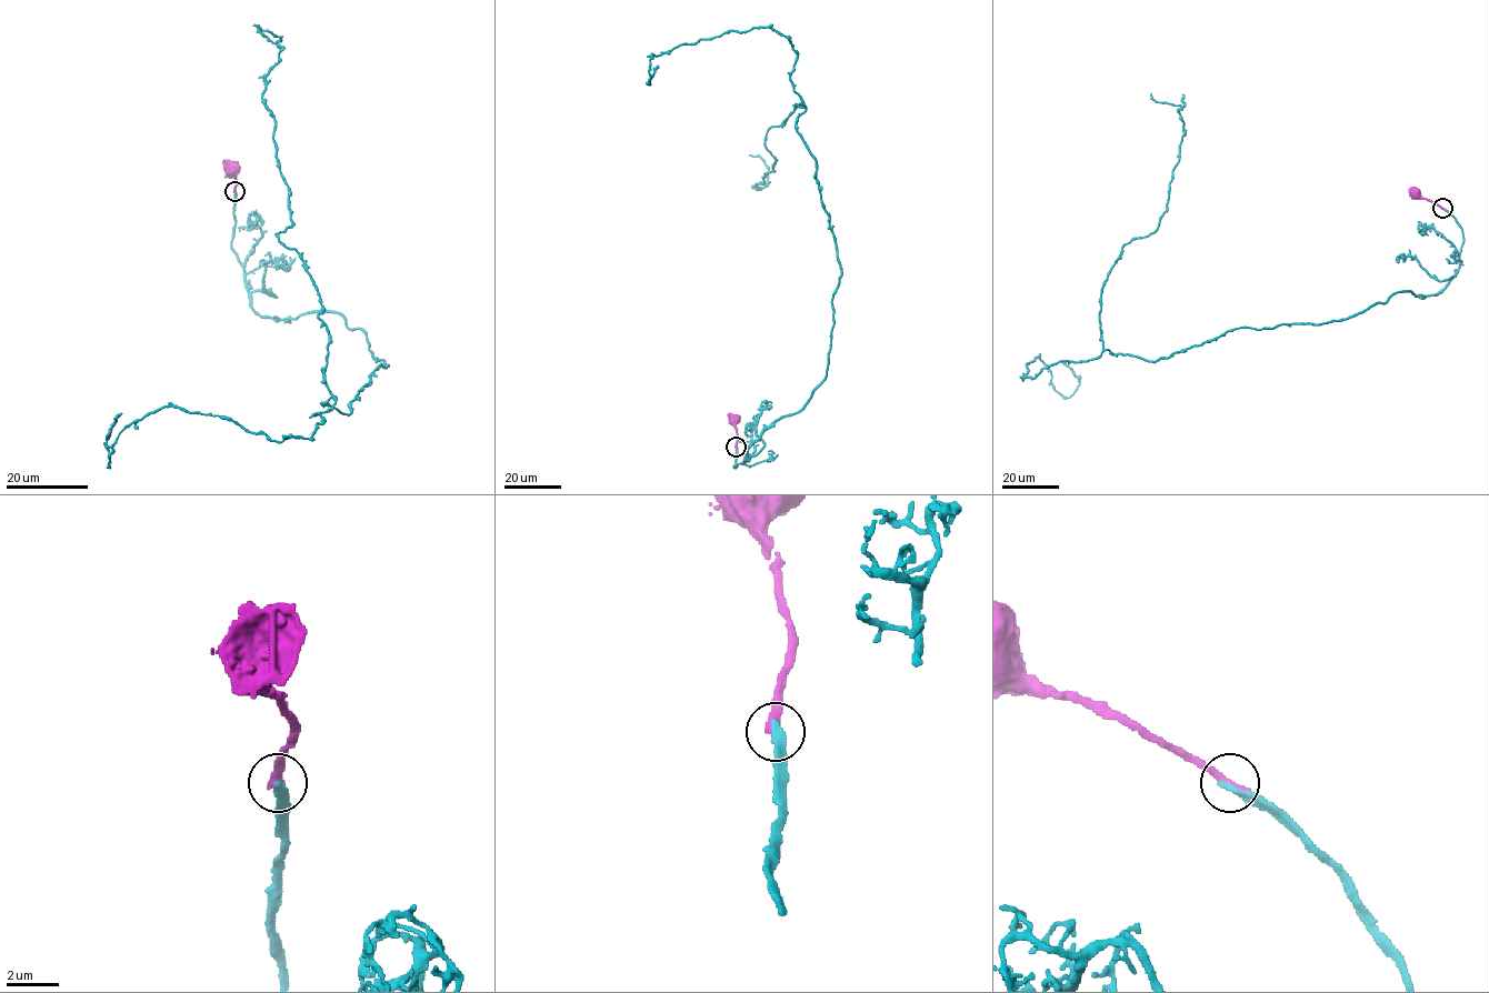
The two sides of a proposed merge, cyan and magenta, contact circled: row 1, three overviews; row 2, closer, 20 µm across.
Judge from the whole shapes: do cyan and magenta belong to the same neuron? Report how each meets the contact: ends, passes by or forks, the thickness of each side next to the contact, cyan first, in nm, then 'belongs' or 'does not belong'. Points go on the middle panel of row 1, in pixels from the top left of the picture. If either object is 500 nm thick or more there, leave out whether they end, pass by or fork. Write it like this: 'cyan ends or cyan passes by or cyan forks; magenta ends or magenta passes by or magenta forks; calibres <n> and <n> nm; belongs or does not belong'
cyan ends; magenta ends; calibres 360 and 380 nm; does not belong

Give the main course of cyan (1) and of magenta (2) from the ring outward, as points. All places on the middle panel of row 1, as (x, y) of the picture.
1: (736, 447), (735, 467), (825, 379), (841, 276), (806, 108), (768, 130), (763, 188), (748, 156)
2: (736, 447), (735, 418)

